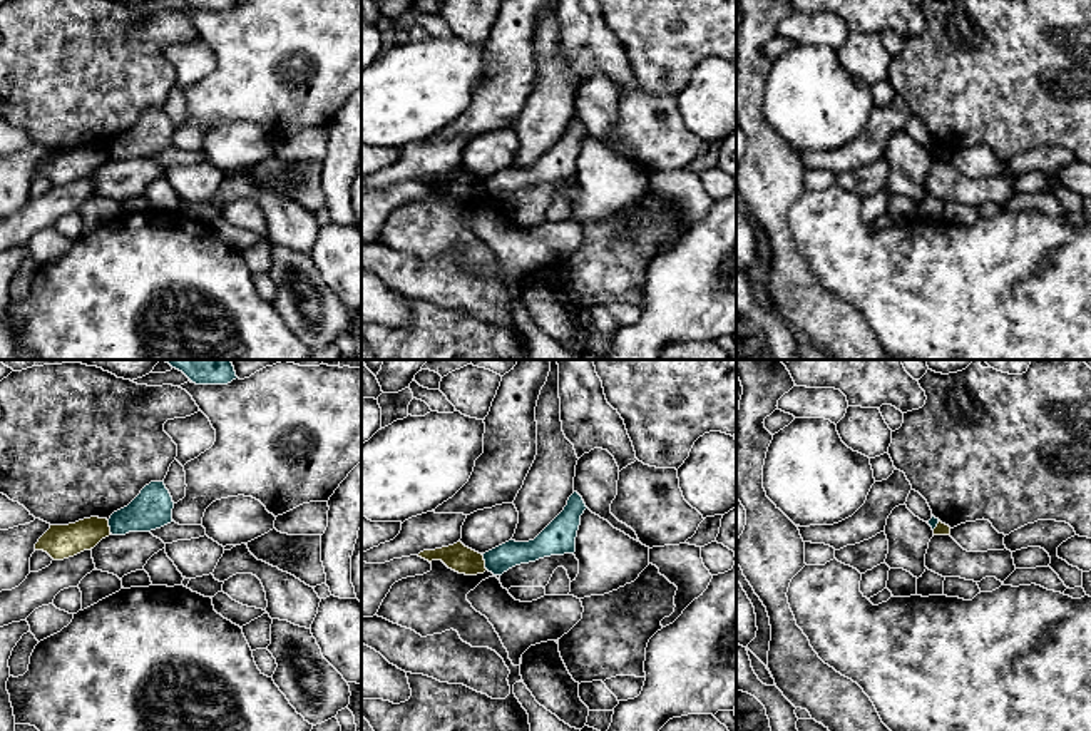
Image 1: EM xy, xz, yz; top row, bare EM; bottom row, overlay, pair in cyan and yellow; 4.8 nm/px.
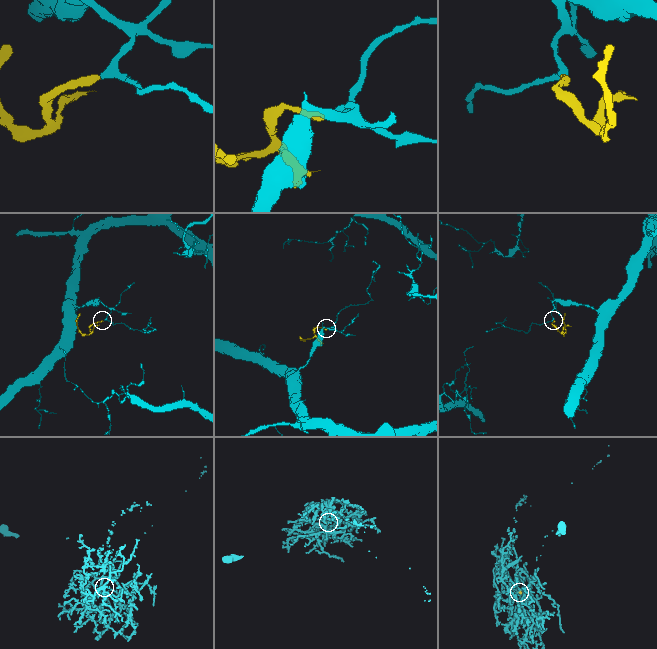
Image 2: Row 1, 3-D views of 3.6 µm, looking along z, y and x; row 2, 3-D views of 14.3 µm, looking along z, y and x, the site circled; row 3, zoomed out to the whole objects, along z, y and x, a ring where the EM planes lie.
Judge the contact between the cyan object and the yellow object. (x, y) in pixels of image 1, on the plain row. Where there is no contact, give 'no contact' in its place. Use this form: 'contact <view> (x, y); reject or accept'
contact xz (486, 188); reject

